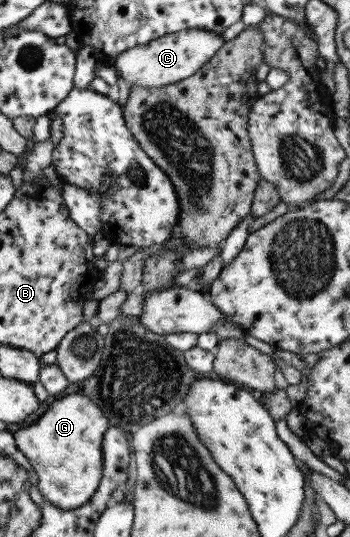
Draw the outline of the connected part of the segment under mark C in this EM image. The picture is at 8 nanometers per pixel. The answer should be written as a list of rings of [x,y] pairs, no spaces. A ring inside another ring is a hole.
[[[184,29],[124,50],[115,57],[112,65],[114,70],[116,69],[116,76],[128,80],[130,87],[159,87],[192,76],[224,43],[222,33],[204,29]]]

